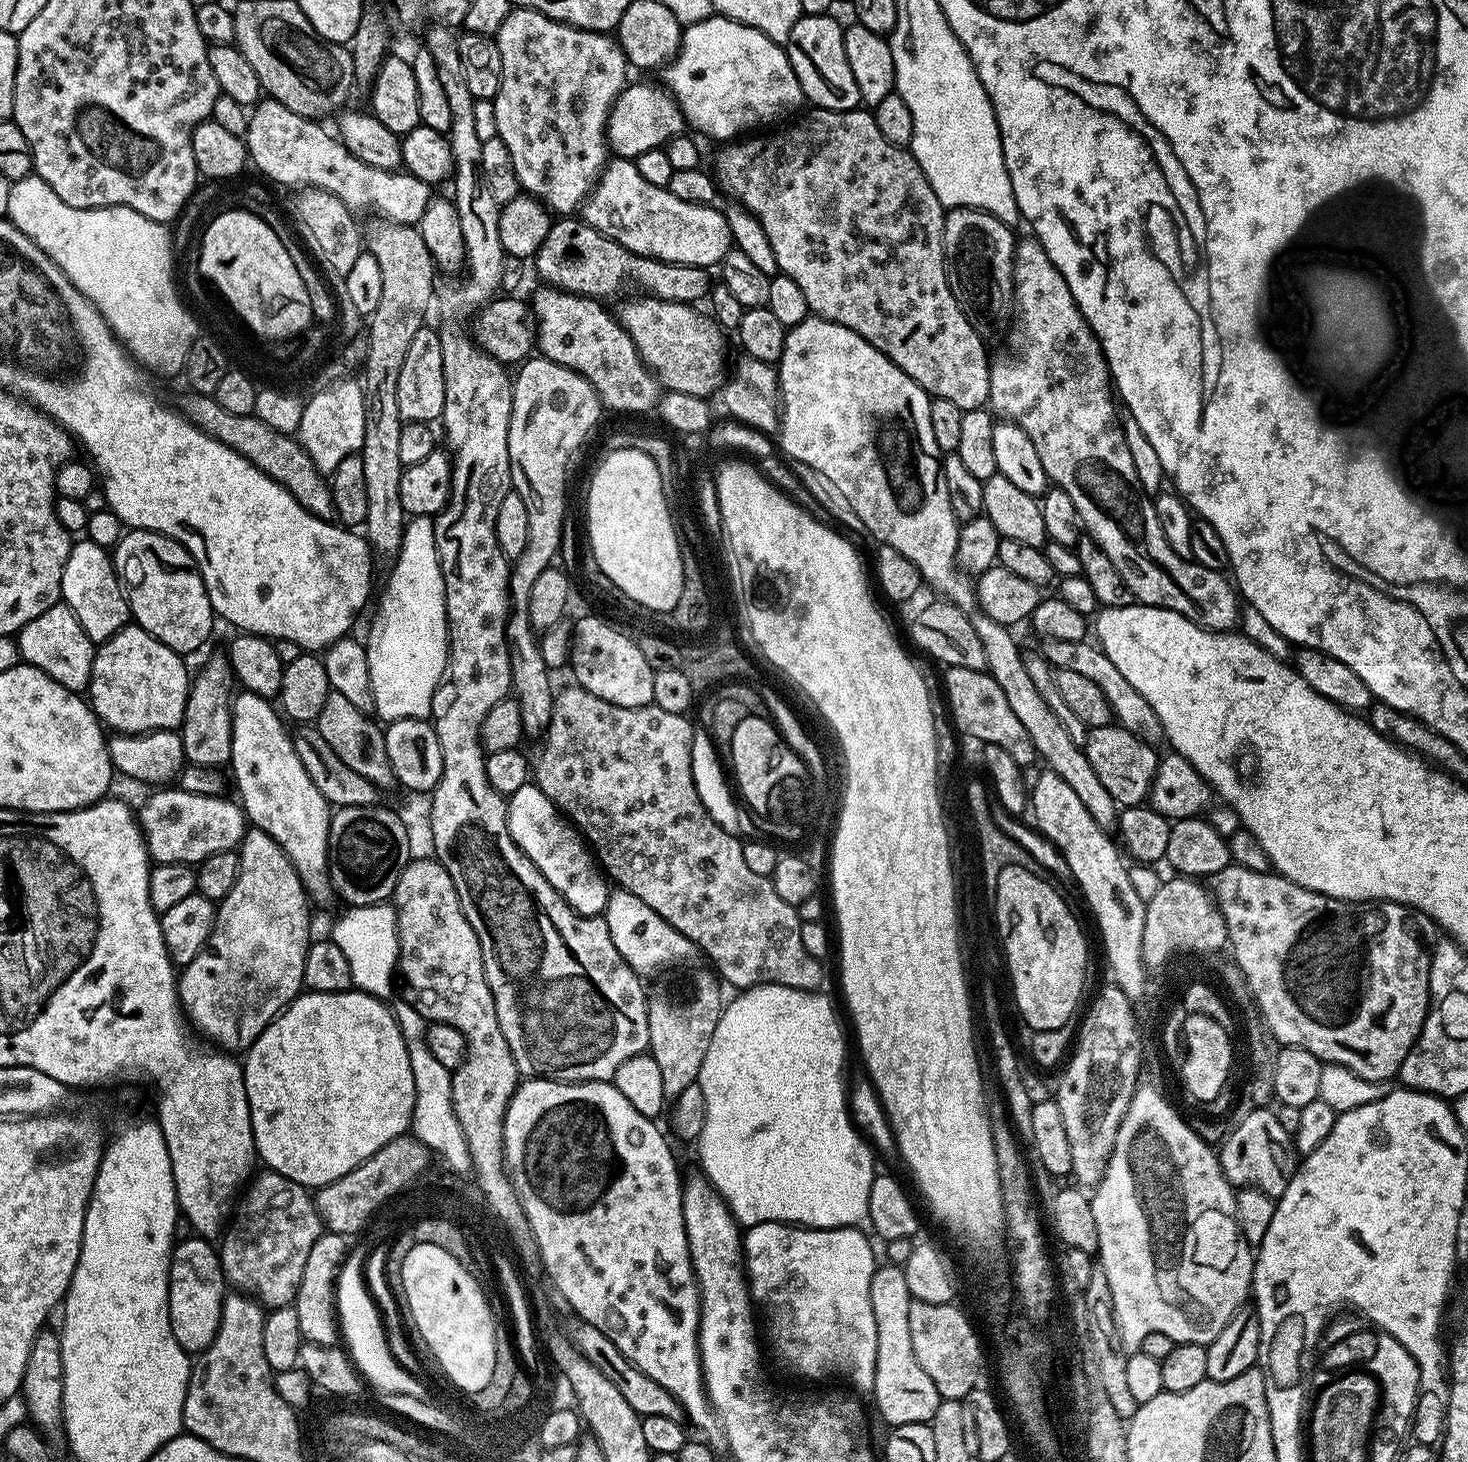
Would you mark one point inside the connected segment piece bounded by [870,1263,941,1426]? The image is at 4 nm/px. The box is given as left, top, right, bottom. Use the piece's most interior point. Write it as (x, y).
(904, 1394)

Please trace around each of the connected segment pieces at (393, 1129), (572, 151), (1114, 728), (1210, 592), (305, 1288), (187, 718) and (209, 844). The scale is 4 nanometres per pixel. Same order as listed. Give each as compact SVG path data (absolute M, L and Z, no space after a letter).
M349 990L346 992L309 992L301 991L300 995L280 1013L276 1019L269 1022L266 1030L262 1030L260 1037L254 1041L251 1051L264 1055L264 1064L243 1065L246 1098L252 1115L252 1137L256 1143L256 1155L261 1161L265 1160L271 1171L282 1174L303 1188L315 1190L342 1178L342 1174L350 1174L366 1158L370 1158L386 1142L405 1135L412 1127L412 1111L414 1110L414 1074L410 1071L410 1054L396 1021L396 1013L388 1008L383 999L372 996L369 992Z
M513 7L512 13L502 22L499 32L495 37L498 50L502 54L502 78L498 86L496 99L491 101L492 120L496 123L495 135L502 142L506 142L506 150L510 150L510 162L514 162L514 174L518 178L521 189L531 197L537 197L541 204L556 214L572 214L589 198L589 193L595 188L597 179L604 171L605 165L610 160L608 147L608 115L612 113L612 105L620 96L620 92L629 83L630 65L620 48L620 41L615 35L603 32L587 32L581 28L572 28L557 20L552 20L546 14L534 11L533 8Z
M1113 722L1088 728L1082 747L1090 766L1094 766L1094 774L1098 774L1098 782L1106 786L1117 805L1140 806L1149 799L1158 763L1158 752L1153 745Z
M1017 239L1014 254L1016 321L1008 336L1012 352L993 355L988 365L988 404L991 411L1000 420L1009 420L1026 430L1030 442L1034 442L1034 450L1038 450L1042 470L1046 470L1049 481L1070 494L1074 510L1080 515L1083 531L1098 542L1102 550L1106 550L1106 558L1114 562L1114 570L1122 574L1122 582L1130 586L1133 597L1139 603L1182 614L1211 632L1233 631L1242 615L1237 589L1224 572L1215 572L1192 560L1184 560L1170 550L1170 542L1166 542L1166 534L1162 534L1162 526L1158 526L1155 503L1138 482L1138 470L1134 470L1134 458L1130 458L1130 449L1126 446L1122 416L1116 413L1114 385L1100 340L1074 302L1074 294L1070 294L1066 278L1062 278L1058 266L1050 262L1040 241L1027 239Z
M325 1231L314 1242L310 1256L306 1258L306 1270L302 1274L300 1289L294 1301L298 1314L301 1337L310 1344L336 1344L338 1340L338 1313L334 1289L338 1273L350 1251L350 1244L337 1232Z
M220 654L220 656L212 656L200 668L200 673L195 673L194 679L191 681L188 690L188 701L186 702L186 710L184 711L184 720L180 723L178 729L180 737L182 738L182 746L184 747L184 759L188 764L197 764L198 766L206 766L207 768L214 768L217 770L223 769L225 765L232 759L232 701L234 699L234 677L232 675L232 668L228 664L227 655Z
M179 786L156 790L138 808L138 823L144 833L144 845L155 863L182 862L199 866L206 858L219 852L231 852L244 838L246 817L243 807L235 799L224 800L223 795L203 796L182 791Z

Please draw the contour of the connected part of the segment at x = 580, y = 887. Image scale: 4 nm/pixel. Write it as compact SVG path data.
M529 782L518 786L512 796L507 797L508 801L508 832L514 838L517 848L524 853L535 868L543 874L546 882L558 890L560 897L576 911L580 916L599 916L607 906L610 884L606 879L591 847L586 843L583 835L566 819L565 813L556 807L546 794L535 782Z

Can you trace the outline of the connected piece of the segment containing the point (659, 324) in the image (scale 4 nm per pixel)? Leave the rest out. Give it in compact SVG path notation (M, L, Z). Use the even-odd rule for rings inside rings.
M648 296L647 298L636 298L640 300L628 300L624 305L621 306L620 312L618 311L618 319L620 325L626 330L626 334L630 334L630 338L634 342L634 346L638 350L638 354L642 358L642 362L644 365L648 367L649 372L652 373L653 376L656 377L657 381L667 391L681 391L682 394L690 394L696 395L700 397L711 397L712 395L723 385L726 379L726 368L724 372L724 336L725 333L722 331L719 324L716 323L715 320L712 319L711 315L699 312L699 307L693 306L691 304L679 304L678 302L674 302L673 300L660 300L656 296Z

